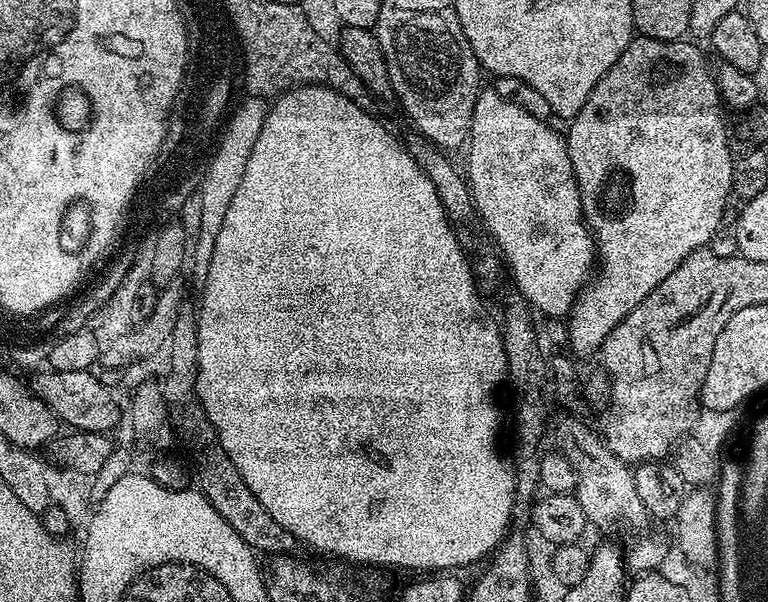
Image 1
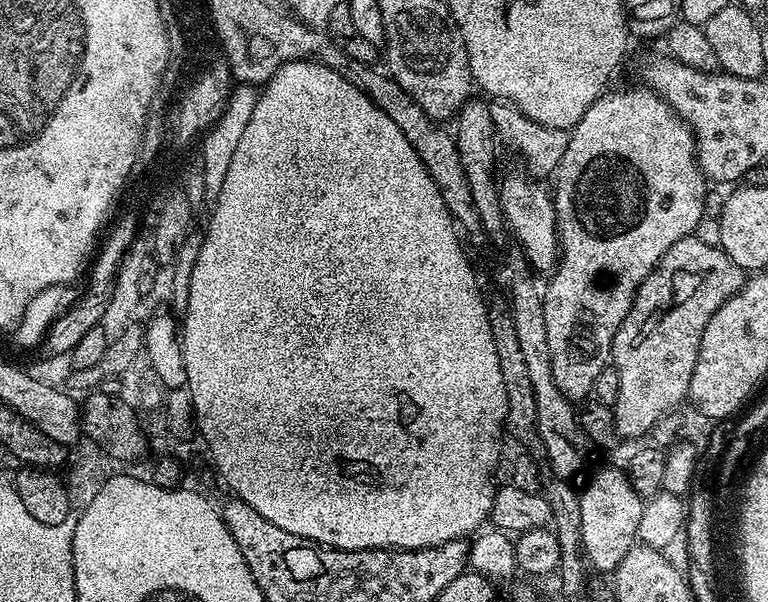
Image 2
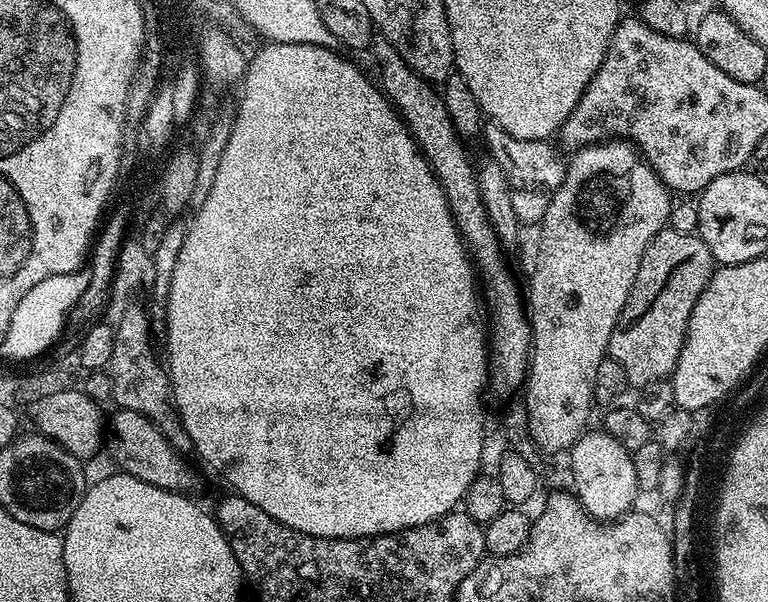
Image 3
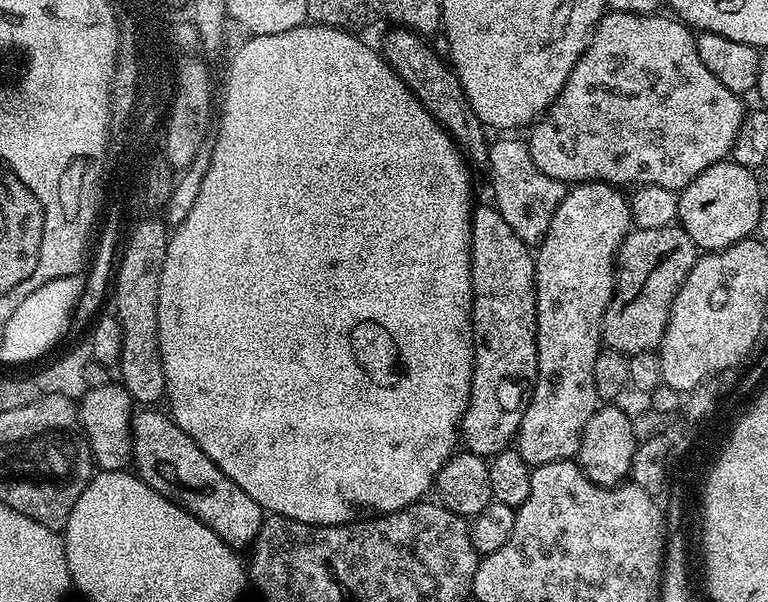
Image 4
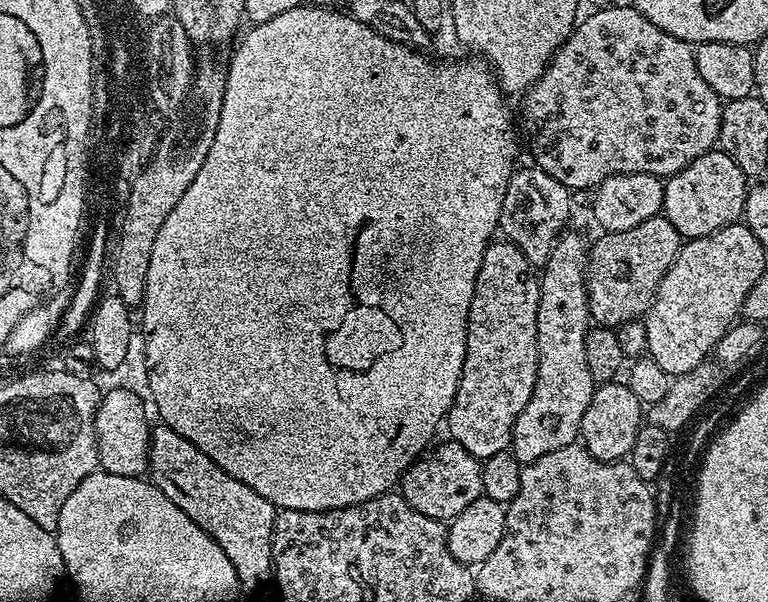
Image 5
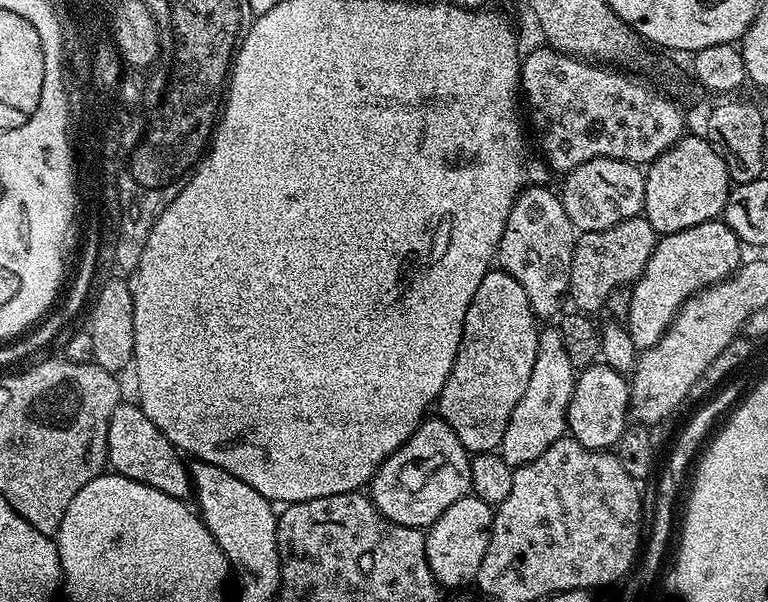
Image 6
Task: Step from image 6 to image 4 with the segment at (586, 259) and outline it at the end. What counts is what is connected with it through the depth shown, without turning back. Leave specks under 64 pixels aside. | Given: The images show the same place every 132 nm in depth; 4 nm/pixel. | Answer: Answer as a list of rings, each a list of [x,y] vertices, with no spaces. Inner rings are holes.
[[[682,227],[636,228],[629,232],[616,251],[616,289],[606,306],[603,343],[629,357],[659,349],[674,298],[697,259],[697,246]]]

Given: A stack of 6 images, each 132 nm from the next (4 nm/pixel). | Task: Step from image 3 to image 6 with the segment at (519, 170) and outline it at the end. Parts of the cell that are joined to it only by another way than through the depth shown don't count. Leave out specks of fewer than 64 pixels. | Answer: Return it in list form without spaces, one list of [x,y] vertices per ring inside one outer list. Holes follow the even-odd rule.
[[[548,186],[525,188],[514,202],[510,218],[506,218],[506,230],[502,230],[498,264],[526,290],[533,316],[555,317],[561,311],[560,303],[568,296],[570,262],[577,235],[559,195]]]

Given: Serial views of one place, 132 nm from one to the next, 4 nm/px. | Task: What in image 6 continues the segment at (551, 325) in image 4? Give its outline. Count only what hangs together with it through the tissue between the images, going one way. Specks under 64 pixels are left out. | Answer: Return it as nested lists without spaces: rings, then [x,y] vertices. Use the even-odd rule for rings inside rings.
[[[541,327],[538,354],[530,370],[530,382],[526,382],[526,391],[522,393],[522,398],[518,398],[518,406],[514,406],[510,414],[509,424],[498,447],[500,456],[512,469],[534,462],[534,458],[546,454],[554,442],[565,439],[568,432],[568,407],[577,375],[577,369],[570,362],[570,354],[566,354],[559,327]]]

